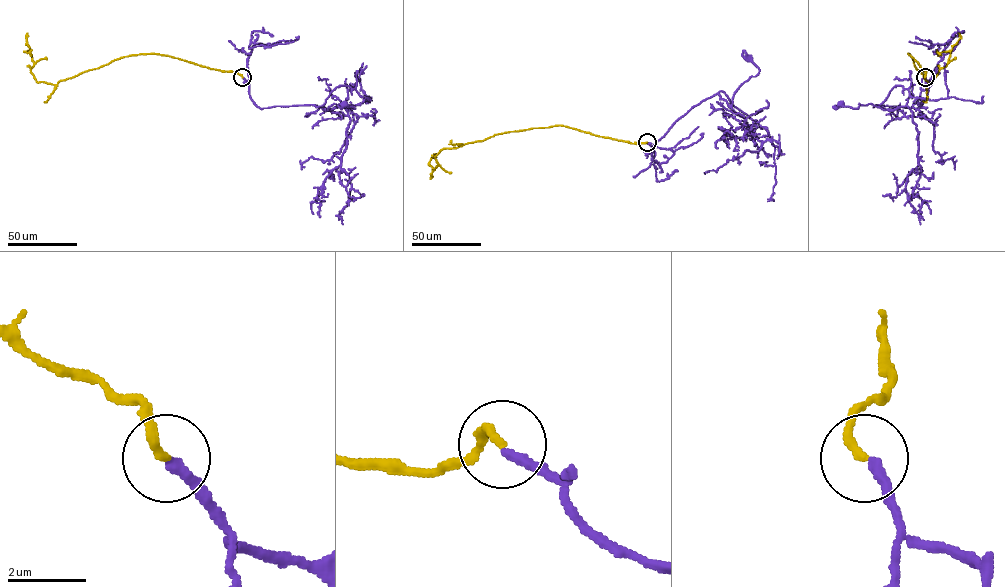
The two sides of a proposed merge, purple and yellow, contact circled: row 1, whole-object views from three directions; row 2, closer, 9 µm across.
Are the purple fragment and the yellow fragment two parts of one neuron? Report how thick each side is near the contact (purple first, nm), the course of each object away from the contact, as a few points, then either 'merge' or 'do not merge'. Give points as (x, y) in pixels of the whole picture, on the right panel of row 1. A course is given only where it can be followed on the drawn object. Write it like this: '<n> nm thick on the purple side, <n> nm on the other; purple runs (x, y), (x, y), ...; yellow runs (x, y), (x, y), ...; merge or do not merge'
240 nm thick on the purple side, 240 nm on the other; purple runs (925, 77), (928, 91), (916, 109), (876, 105), (890, 110), (883, 110), (871, 103), (855, 108), (840, 104); yellow runs (925, 77), (925, 71), (908, 53), (928, 85), (946, 66), (952, 47), (961, 38), (958, 33); merge

